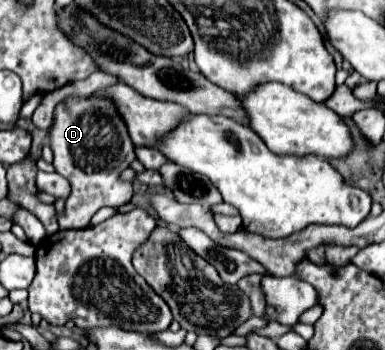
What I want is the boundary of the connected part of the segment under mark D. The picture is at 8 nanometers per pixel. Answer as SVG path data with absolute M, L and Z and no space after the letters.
M70 96L66 102L60 102L54 110L48 144L54 152L52 164L56 172L72 186L64 210L56 212L62 230L86 228L102 206L128 204L134 196L132 182L124 182L120 174L136 160L136 146L132 144L128 128L124 126L124 120L120 120L116 108L112 108L112 100L108 100L108 96Z

